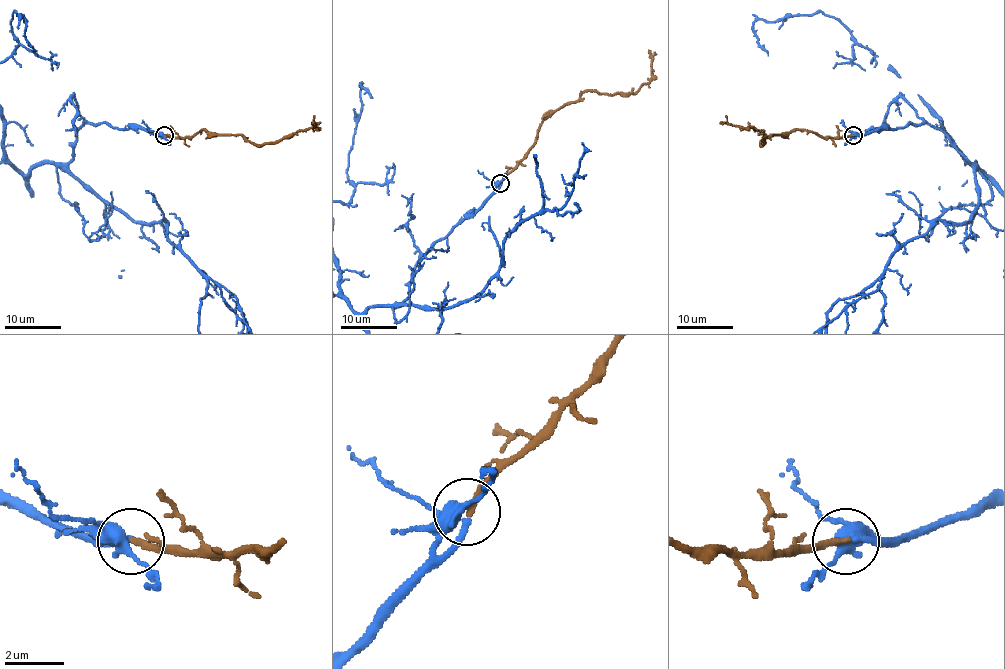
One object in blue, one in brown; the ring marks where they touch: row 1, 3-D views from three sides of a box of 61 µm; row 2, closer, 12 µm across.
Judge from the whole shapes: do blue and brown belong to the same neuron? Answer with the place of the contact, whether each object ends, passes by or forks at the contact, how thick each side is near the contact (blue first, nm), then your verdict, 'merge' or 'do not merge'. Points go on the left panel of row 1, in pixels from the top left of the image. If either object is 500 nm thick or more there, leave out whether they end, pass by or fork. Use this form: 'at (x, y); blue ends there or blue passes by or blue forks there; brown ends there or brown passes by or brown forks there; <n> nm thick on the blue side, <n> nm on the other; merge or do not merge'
at (164, 135); blue forks there; brown ends there; 360 nm thick on the blue side, 220 nm on the other; merge

